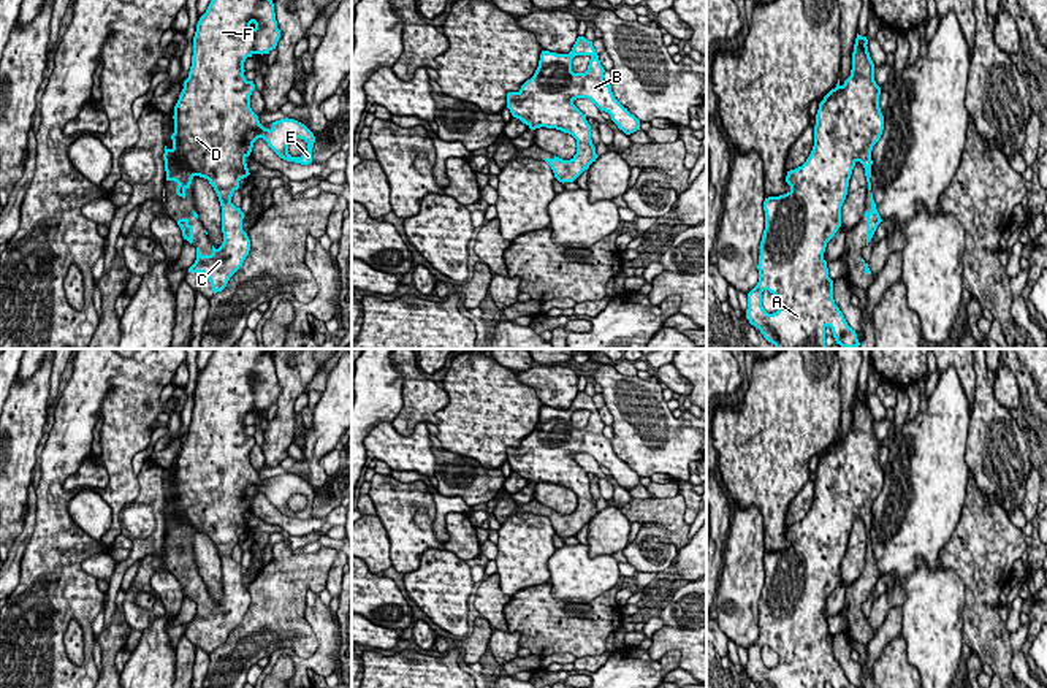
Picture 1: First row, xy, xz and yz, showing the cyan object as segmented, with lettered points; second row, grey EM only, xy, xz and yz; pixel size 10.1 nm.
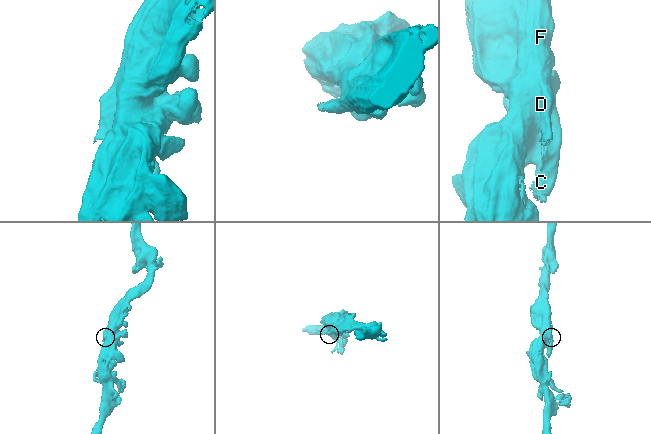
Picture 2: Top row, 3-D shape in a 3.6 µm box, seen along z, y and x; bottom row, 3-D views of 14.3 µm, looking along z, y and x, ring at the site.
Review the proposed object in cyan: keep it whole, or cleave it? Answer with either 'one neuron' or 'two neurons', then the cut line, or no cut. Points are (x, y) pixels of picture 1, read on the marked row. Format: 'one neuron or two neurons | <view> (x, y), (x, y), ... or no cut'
one neuron | no cut

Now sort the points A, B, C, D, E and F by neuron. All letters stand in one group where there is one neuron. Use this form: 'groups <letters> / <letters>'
groups A B C D E F

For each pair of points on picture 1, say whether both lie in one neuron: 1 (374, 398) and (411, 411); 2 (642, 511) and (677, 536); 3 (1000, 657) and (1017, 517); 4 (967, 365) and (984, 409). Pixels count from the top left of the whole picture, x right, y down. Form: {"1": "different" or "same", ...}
{"1": "different", "2": "same", "3": "different", "4": "different"}

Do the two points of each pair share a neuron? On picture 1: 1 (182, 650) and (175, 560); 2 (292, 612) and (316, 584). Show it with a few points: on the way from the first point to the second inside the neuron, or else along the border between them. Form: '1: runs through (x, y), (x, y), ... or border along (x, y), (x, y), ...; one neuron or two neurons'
1: border along (184, 636), (195, 645); two neurons
2: runs through (292, 603), (306, 585); one neuron

